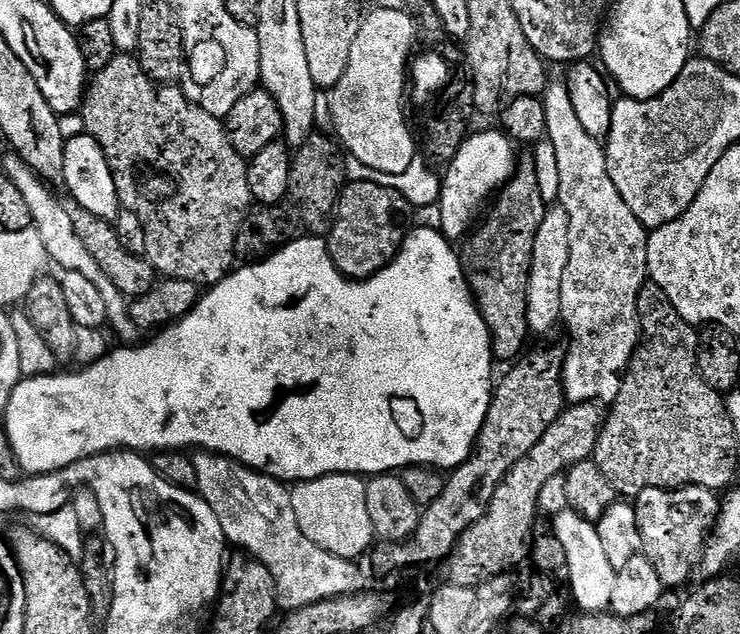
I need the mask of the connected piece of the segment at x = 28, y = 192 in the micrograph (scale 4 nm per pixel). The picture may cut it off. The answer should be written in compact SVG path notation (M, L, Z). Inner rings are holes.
M9 154L5 158L2 171L12 179L14 186L18 186L18 190L22 190L22 195L30 206L32 223L36 231L42 234L42 242L48 251L49 261L53 265L57 264L58 267L65 268L68 272L73 272L76 276L81 276L84 280L89 280L92 283L93 290L100 295L101 301L99 300L99 303L103 307L110 327L112 326L113 330L124 339L121 341L135 341L138 329L128 313L129 301L120 293L118 286L114 286L114 282L110 282L110 278L106 278L106 274L102 274L98 262L94 262L94 258L90 258L90 250L86 250L86 246L82 246L82 238L78 238L78 234L74 230L71 211L67 207L64 209L52 197L51 192L48 190L49 185L41 180L32 169L28 168L17 155Z

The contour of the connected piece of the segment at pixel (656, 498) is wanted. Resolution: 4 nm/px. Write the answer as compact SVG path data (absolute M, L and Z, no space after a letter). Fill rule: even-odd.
M647 487L642 490L634 500L634 512L637 517L637 528L639 537L645 541L644 548L652 565L657 572L663 587L667 589L676 588L687 582L695 566L703 559L703 550L706 546L708 535L716 526L722 512L721 501L711 489L704 487L680 487L680 488L658 488Z

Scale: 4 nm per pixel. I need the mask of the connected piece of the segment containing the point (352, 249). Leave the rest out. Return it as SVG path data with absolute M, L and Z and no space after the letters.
M369 180L345 183L330 224L332 234L326 238L336 268L349 279L379 277L400 253L400 247L414 224L412 215L412 204L406 202L398 190L378 186L378 182Z

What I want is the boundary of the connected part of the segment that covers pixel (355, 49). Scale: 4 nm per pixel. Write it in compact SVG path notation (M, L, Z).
M380 8L369 16L367 13L361 19L354 46L350 46L350 62L346 66L346 74L342 74L342 78L330 92L332 127L339 143L346 149L347 155L358 158L358 162L382 174L402 174L402 170L406 170L406 166L410 166L418 156L416 140L408 129L407 118L404 117L406 77L410 72L412 43L416 40L418 24L407 11L404 12L399 12L396 8Z

